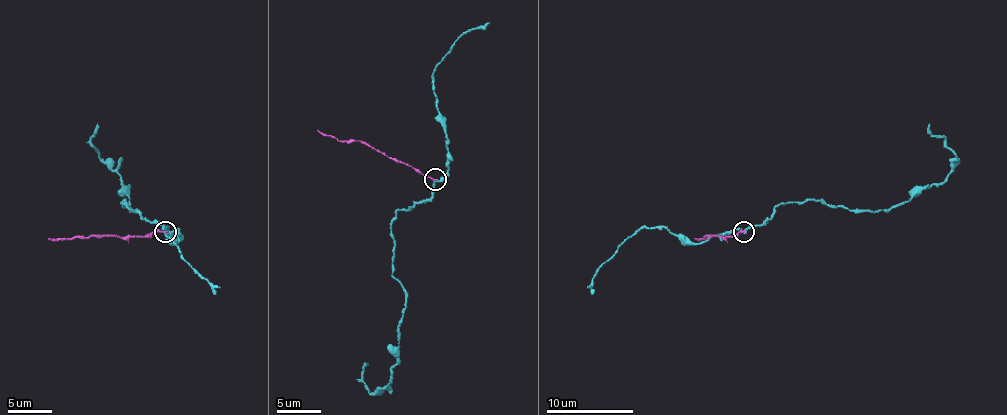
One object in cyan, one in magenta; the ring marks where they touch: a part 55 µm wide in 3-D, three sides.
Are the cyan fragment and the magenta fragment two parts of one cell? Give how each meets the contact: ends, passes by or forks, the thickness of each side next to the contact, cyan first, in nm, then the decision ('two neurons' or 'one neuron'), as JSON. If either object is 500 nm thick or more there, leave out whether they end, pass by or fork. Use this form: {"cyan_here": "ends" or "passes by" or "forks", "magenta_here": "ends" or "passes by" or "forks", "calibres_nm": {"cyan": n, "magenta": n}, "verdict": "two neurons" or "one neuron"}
{"cyan_here": "passes by", "magenta_here": "ends", "calibres_nm": {"cyan": 200, "magenta": 170}, "verdict": "two neurons"}

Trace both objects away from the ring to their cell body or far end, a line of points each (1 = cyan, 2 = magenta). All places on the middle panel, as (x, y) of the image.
1: (435, 181), (391, 222), (405, 312), (391, 375), (372, 393), (367, 364)
2: (435, 178), (416, 172), (365, 143), (337, 141), (317, 130)

